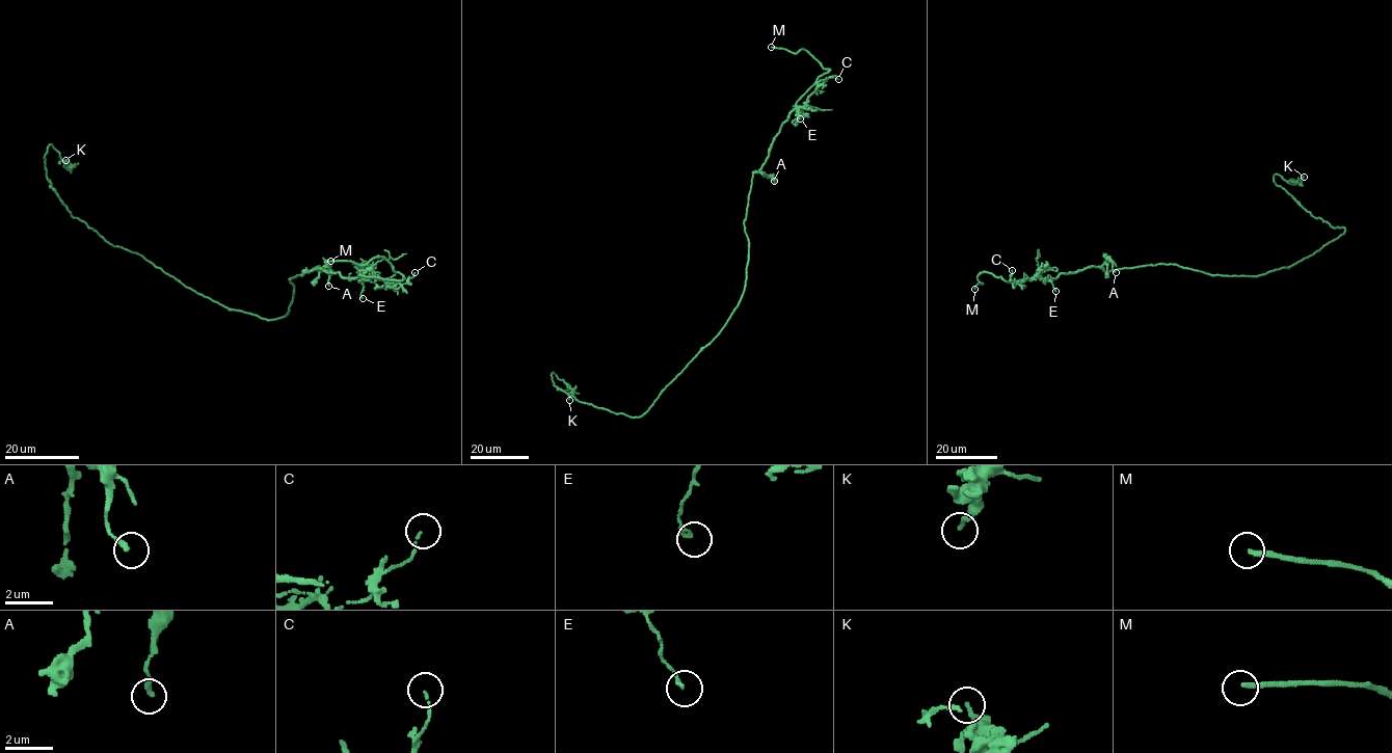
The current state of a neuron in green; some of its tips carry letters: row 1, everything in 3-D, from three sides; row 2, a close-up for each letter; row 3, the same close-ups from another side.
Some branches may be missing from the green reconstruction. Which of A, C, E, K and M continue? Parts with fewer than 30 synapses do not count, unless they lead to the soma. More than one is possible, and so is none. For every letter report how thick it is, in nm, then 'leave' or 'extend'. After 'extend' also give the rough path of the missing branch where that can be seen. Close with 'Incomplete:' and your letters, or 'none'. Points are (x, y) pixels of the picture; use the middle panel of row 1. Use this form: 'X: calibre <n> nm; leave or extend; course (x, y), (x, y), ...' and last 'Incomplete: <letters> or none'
A: calibre 200 nm; leave
C: calibre 90 nm; leave
E: calibre 160 nm; leave
K: calibre 200 nm; leave
M: calibre 200 nm; extend; course (771, 47), (750, 49), (747, 44), (744, 46)
Incomplete: M

